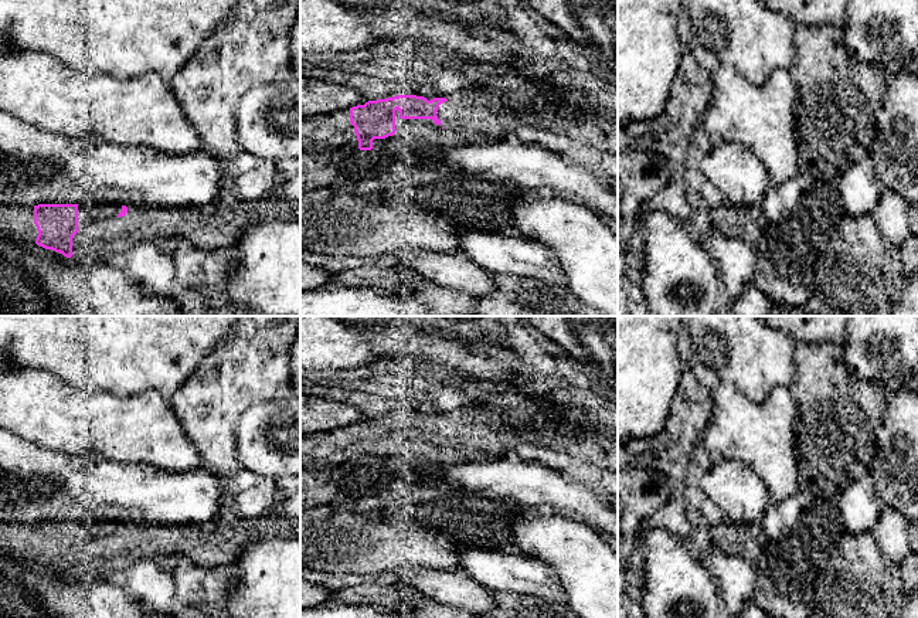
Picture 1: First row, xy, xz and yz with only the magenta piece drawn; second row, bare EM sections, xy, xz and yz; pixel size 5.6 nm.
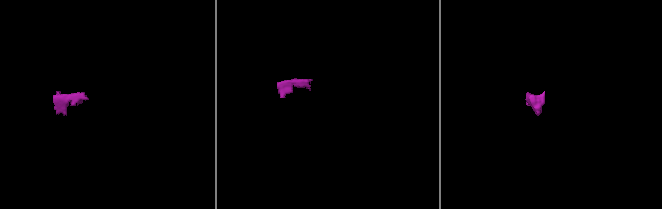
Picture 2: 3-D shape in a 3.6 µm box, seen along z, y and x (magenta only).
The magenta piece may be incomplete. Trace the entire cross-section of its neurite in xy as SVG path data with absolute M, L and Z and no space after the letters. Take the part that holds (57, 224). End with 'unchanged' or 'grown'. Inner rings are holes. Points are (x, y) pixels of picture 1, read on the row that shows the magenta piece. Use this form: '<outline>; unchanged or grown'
M78 204L0 206L0 245L33 244L72 257Z; grown

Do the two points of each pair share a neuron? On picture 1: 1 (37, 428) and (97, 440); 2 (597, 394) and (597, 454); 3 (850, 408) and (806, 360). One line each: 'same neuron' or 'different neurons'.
1: same neuron
2: same neuron
3: same neuron

